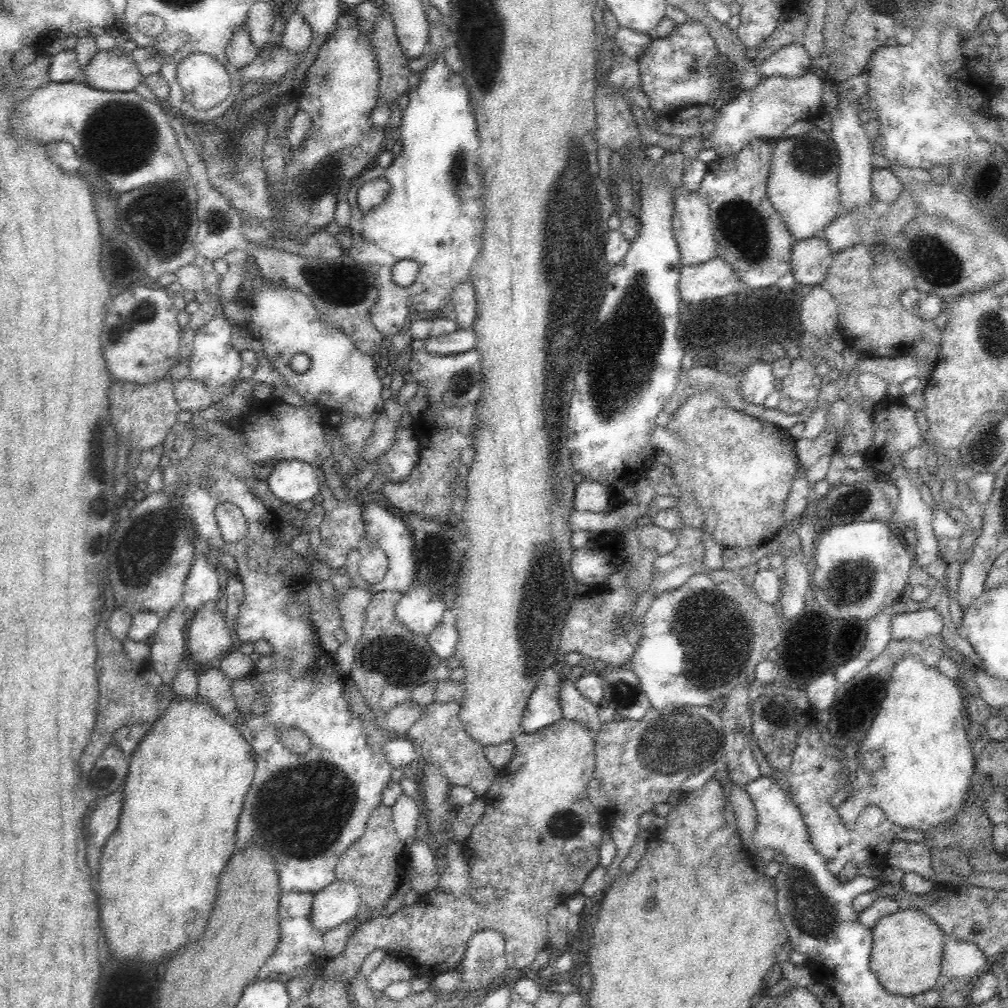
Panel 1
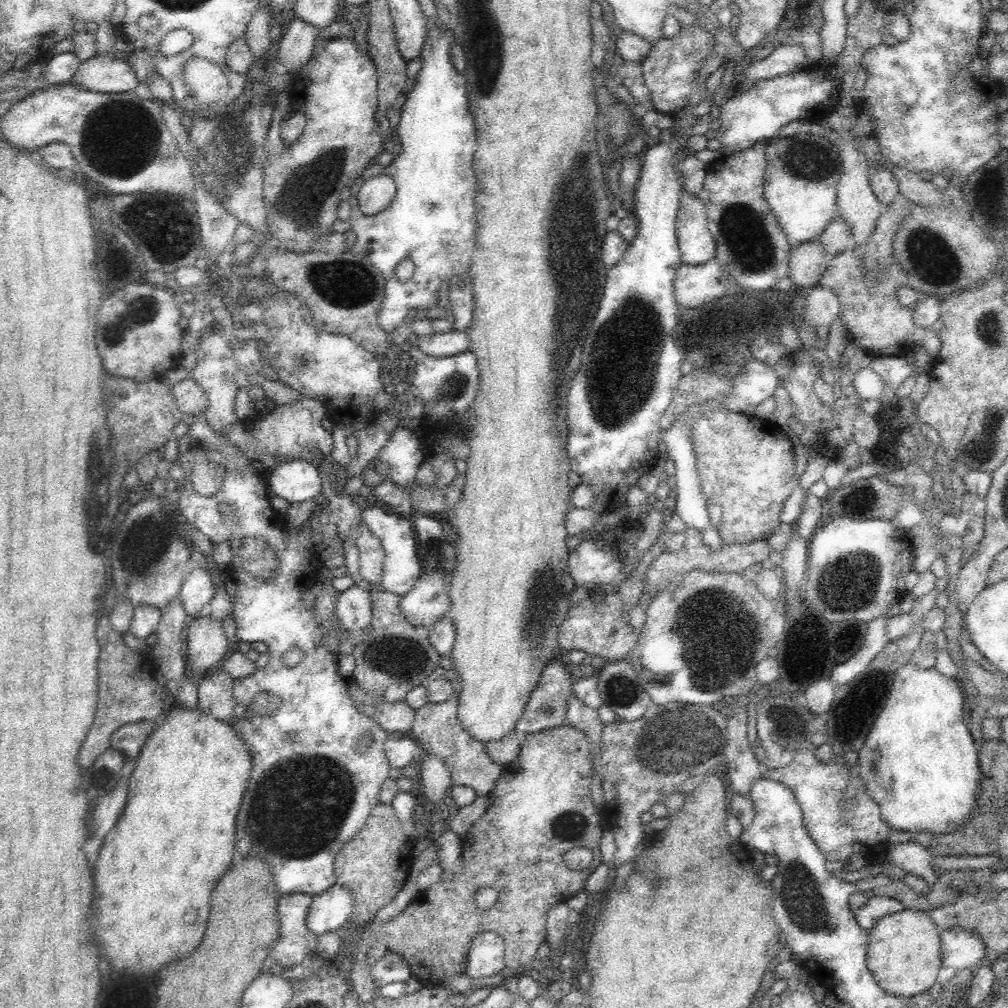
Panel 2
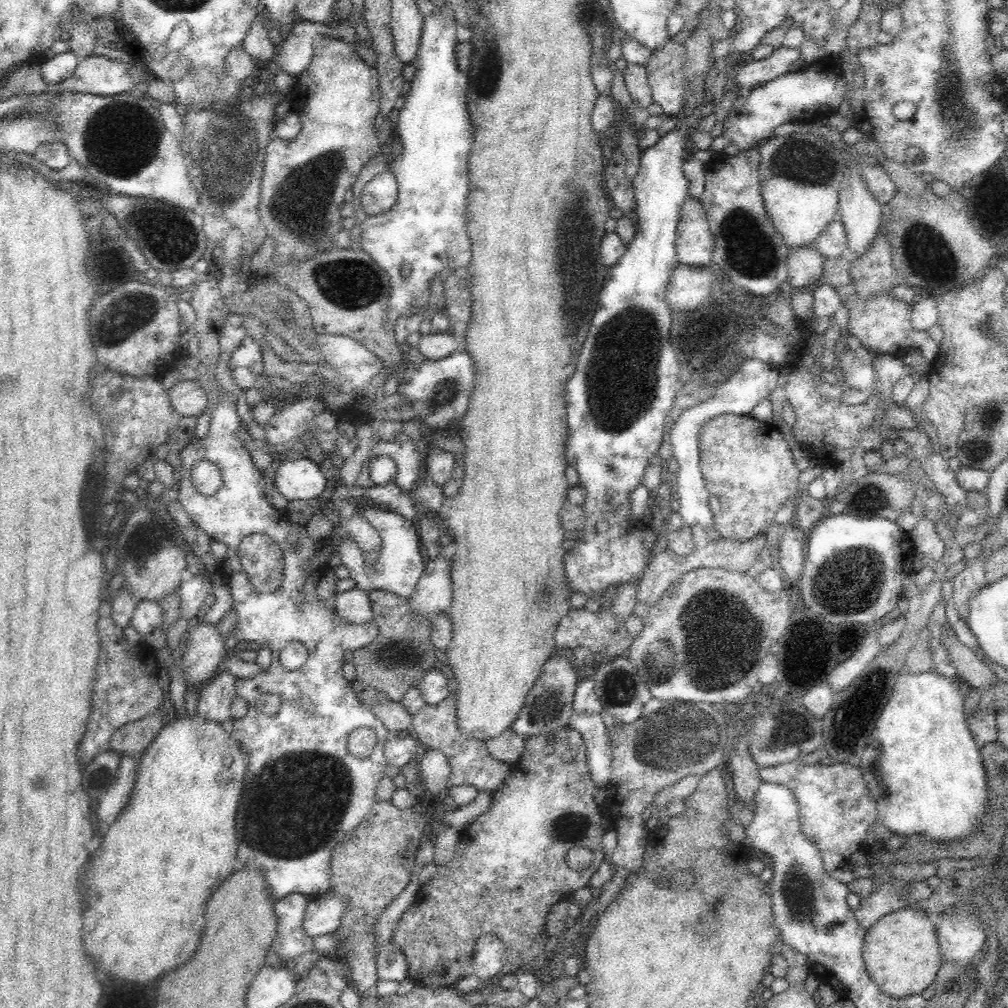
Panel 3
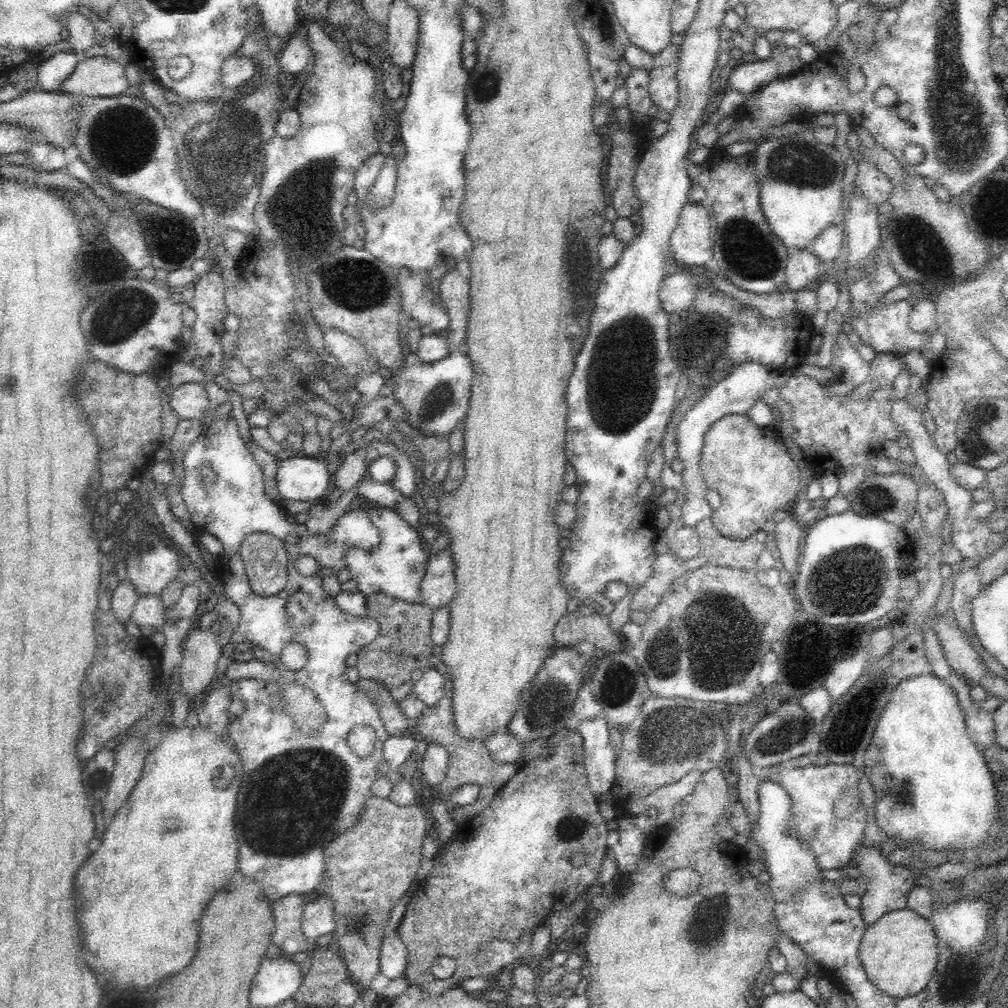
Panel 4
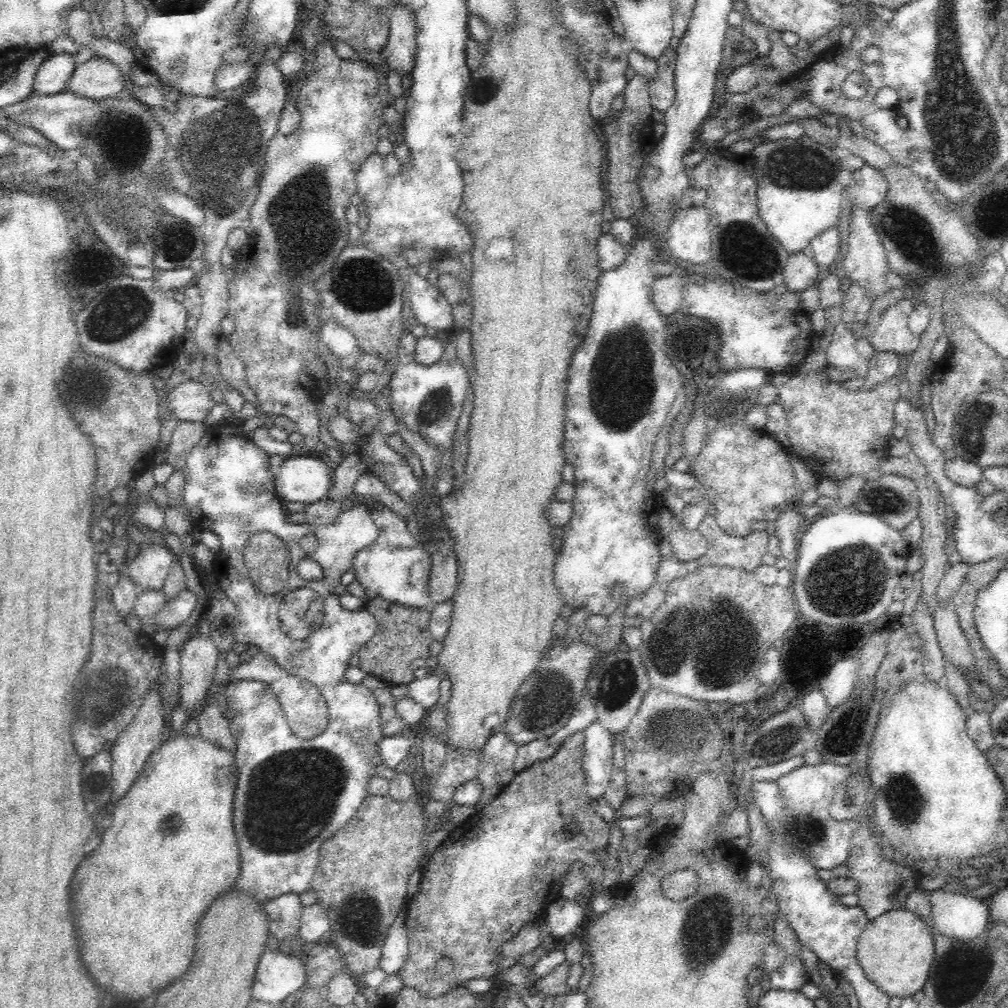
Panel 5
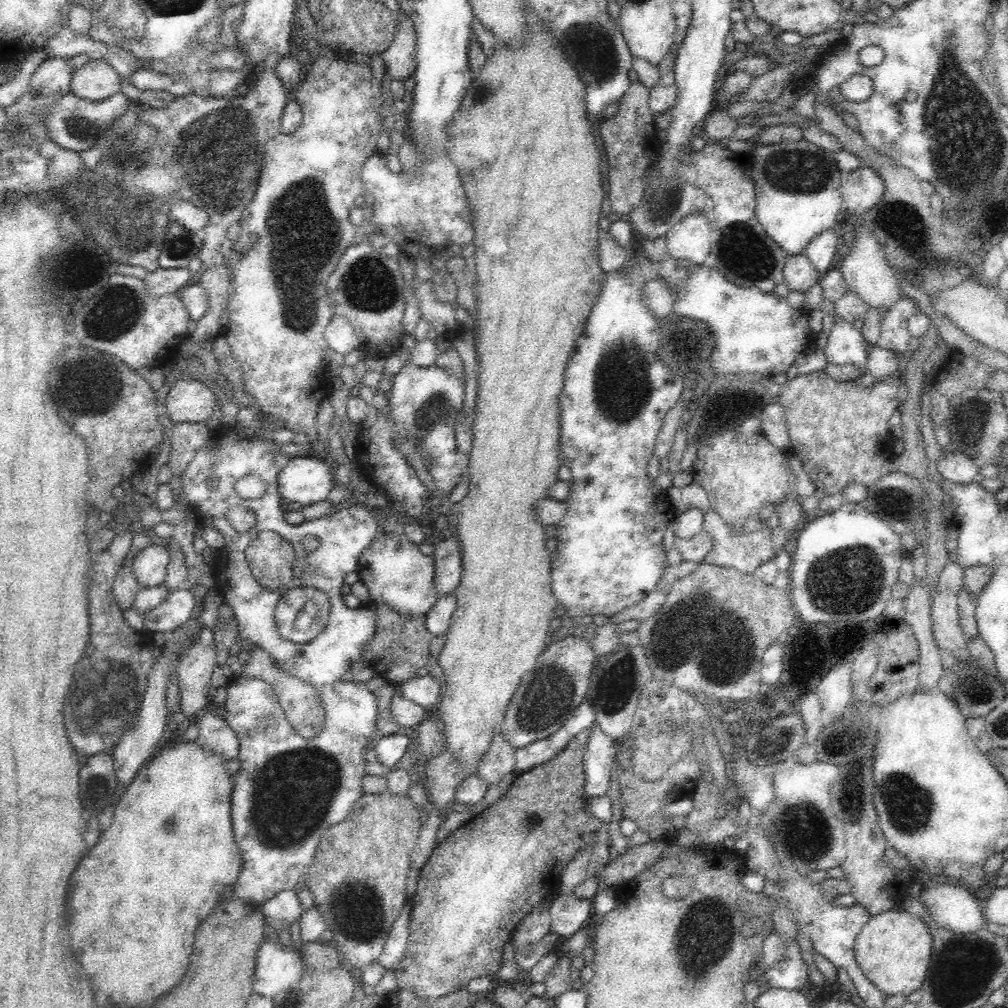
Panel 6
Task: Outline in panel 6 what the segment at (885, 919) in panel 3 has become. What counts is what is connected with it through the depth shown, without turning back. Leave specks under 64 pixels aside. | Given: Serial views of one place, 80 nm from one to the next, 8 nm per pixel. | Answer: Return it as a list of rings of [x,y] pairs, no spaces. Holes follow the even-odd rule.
[[[894,908],[880,912],[876,916],[871,916],[867,920],[867,923],[860,929],[853,947],[858,966],[860,966],[864,975],[868,977],[868,980],[876,985],[876,988],[880,989],[880,991],[889,997],[895,994],[908,996],[910,993],[918,990],[924,982],[931,958],[932,936],[927,924],[920,917]]]

